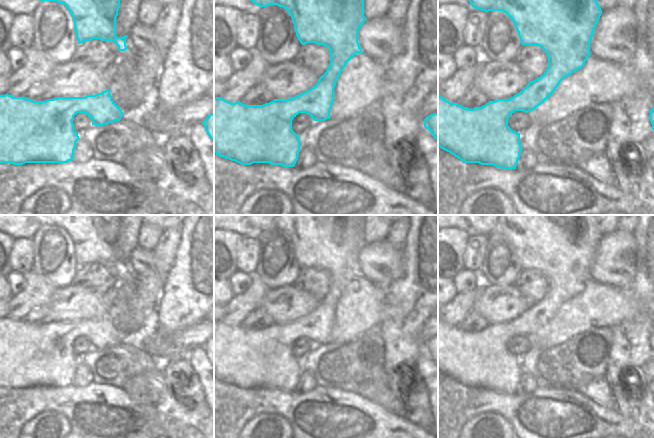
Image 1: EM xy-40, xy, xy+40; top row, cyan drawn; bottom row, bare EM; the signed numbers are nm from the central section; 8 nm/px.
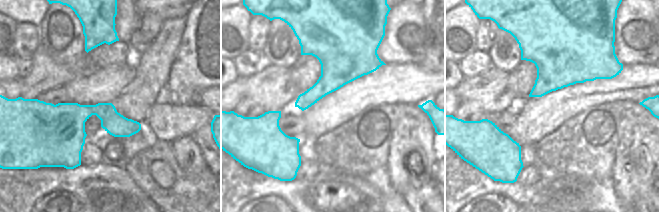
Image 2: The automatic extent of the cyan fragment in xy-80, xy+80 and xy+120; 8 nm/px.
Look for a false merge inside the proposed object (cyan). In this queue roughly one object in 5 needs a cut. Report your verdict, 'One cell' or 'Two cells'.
One cell

